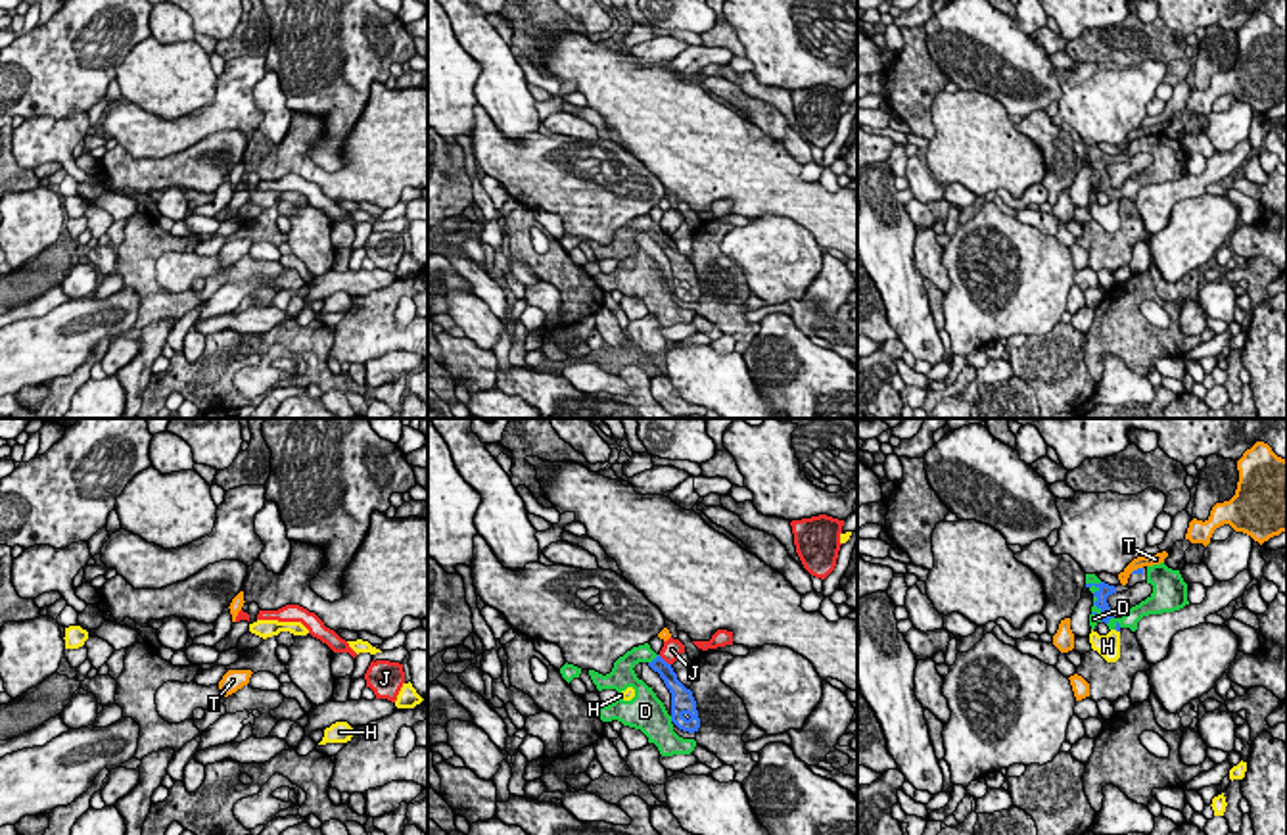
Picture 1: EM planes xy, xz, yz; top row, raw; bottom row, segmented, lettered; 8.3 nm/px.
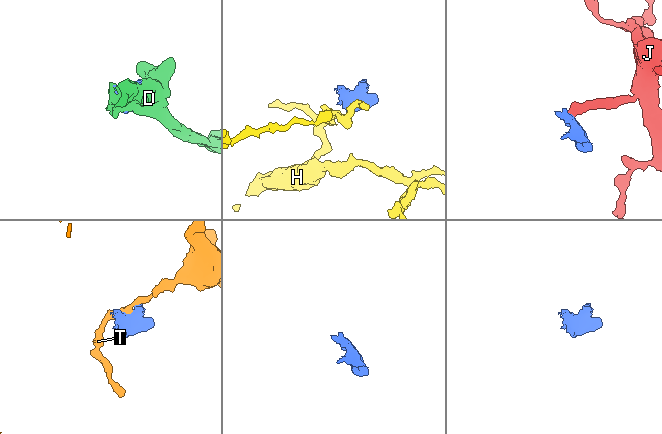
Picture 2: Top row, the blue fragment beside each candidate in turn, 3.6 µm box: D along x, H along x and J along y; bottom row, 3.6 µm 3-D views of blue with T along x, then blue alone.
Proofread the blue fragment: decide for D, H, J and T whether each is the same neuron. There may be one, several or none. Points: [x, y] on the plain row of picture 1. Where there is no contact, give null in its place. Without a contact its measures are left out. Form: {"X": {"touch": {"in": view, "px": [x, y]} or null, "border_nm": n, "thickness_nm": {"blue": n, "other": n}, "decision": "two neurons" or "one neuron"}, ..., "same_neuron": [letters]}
{"D": {"touch": {"in": "yz", "px": [1098, 169]}, "border_nm": 360, "thickness_nm": {"blue": 120, "other": 90}, "decision": "one neuron"}, "H": {"touch": {"in": "yz", "px": [1117, 200]}, "border_nm": 60, "thickness_nm": {"blue": 50, "other": 190}, "decision": "two neurons"}, "J": {"touch": {"in": "xz", "px": [662, 229]}, "border_nm": 140, "thickness_nm": {"blue": 130, "other": 170}, "decision": "two neurons"}, "T": {"touch": {"in": "yz", "px": [1138, 139]}, "border_nm": 120, "thickness_nm": {"blue": 60, "other": 100}, "decision": "two neurons"}, "same_neuron": ["D"]}

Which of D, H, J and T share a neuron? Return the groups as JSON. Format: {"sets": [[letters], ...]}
{"sets": [["D"], ["H"], ["J"], ["T"]]}

